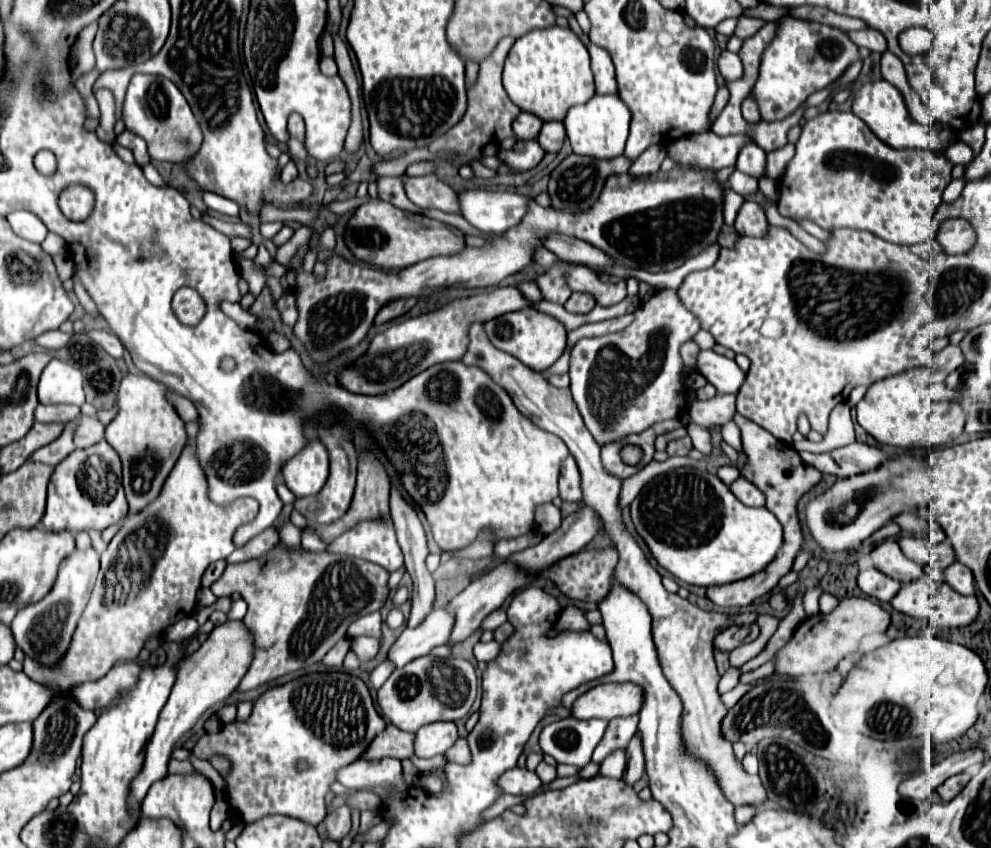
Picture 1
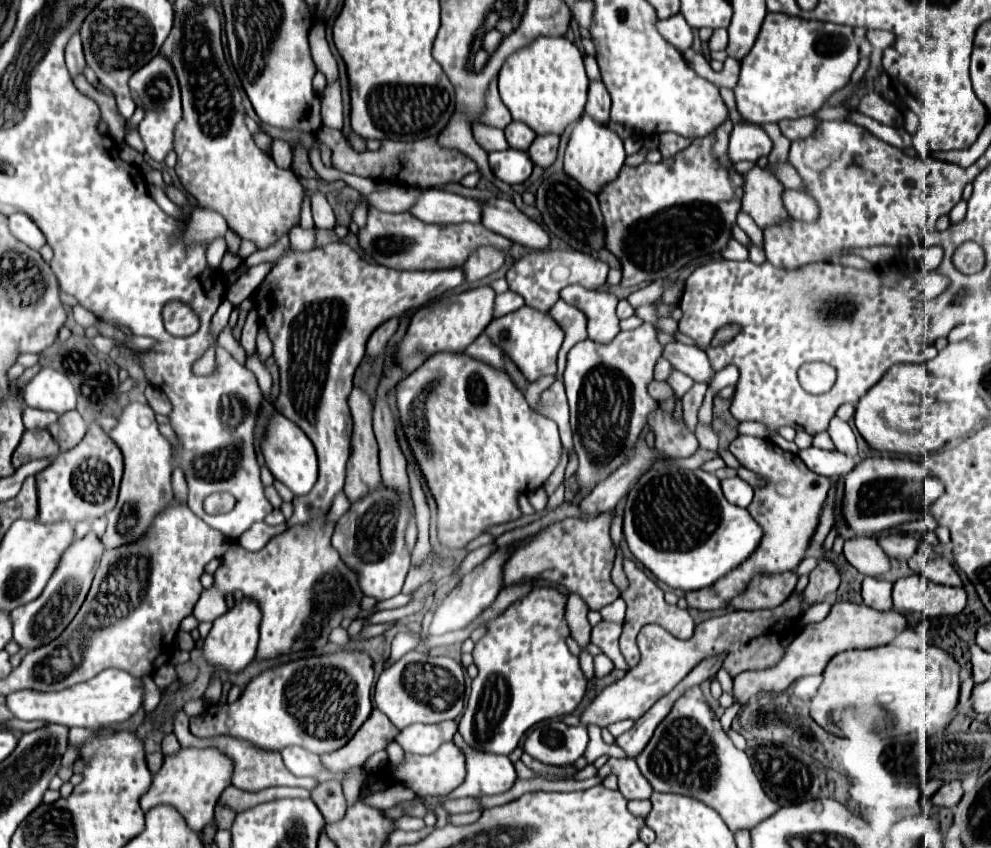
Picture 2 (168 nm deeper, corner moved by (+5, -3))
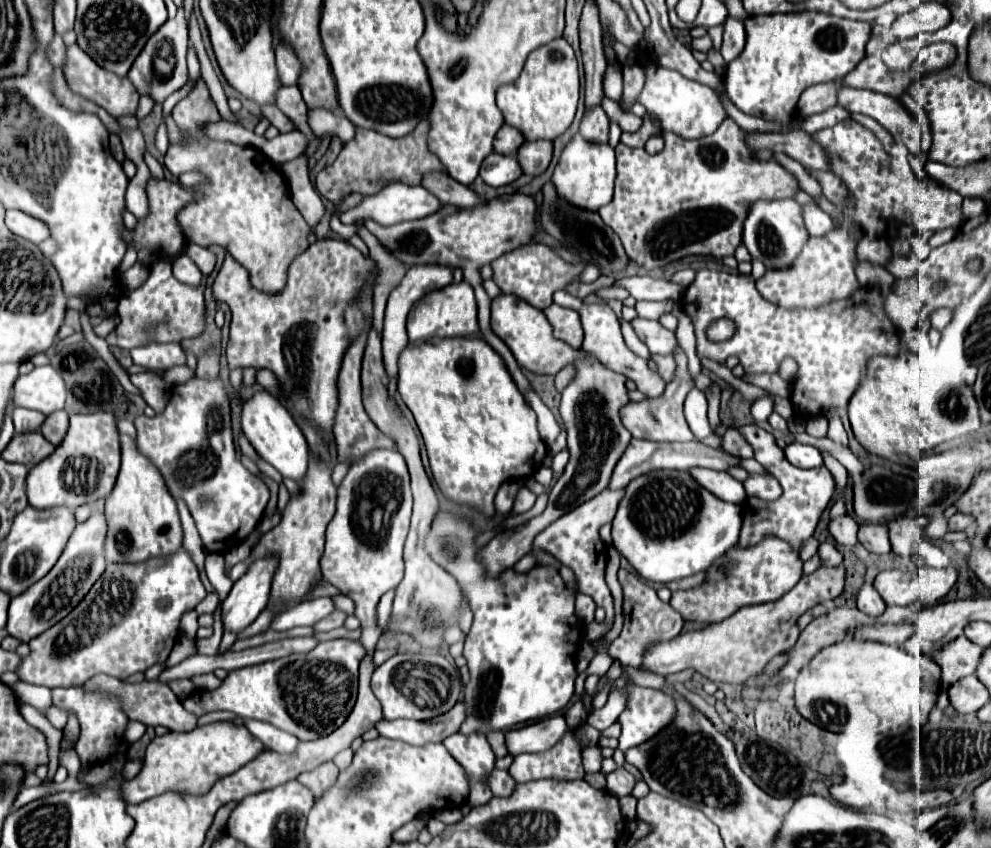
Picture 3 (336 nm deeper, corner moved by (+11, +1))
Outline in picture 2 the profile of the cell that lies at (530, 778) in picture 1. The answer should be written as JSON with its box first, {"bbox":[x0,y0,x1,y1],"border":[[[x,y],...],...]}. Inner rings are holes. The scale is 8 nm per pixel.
{"bbox":[445,732,517,798],"border":[[[459,732],[453,737],[453,742],[465,754],[467,776],[465,776],[465,782],[445,798],[465,798],[465,796],[477,798],[483,794],[489,794],[489,796],[501,794],[509,790],[517,780],[515,768],[507,756],[469,748]]]}

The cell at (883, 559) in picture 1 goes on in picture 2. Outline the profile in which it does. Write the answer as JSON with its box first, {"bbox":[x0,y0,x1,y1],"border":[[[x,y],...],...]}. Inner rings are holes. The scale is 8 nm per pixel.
{"bbox":[843,536,889,576],"border":[[[857,536],[857,538],[845,540],[843,556],[851,566],[855,566],[865,576],[885,574],[889,570],[889,558],[879,548],[873,536]]]}

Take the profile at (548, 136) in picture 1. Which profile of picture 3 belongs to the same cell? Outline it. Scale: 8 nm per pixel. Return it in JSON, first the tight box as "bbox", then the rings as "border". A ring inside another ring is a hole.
{"bbox":[517,140,553,176],"border":[[[535,140],[535,142],[525,142],[517,150],[517,160],[523,168],[525,174],[539,176],[541,172],[547,170],[551,162],[551,152],[553,152],[553,142],[549,140]]]}

